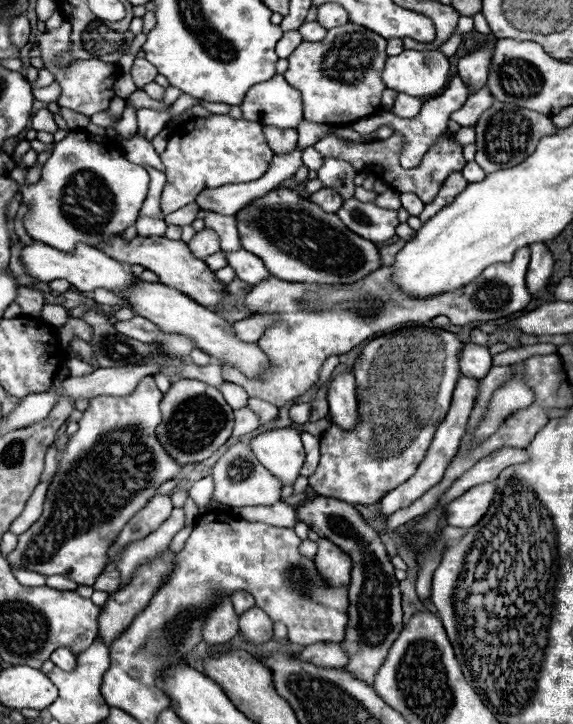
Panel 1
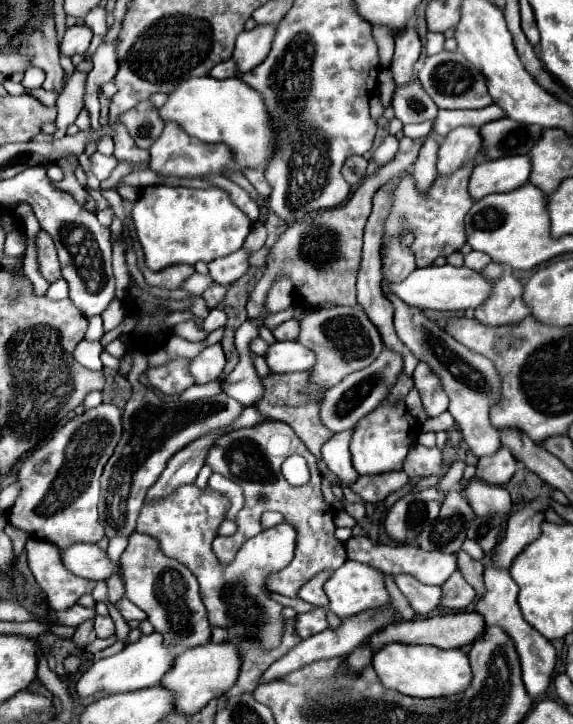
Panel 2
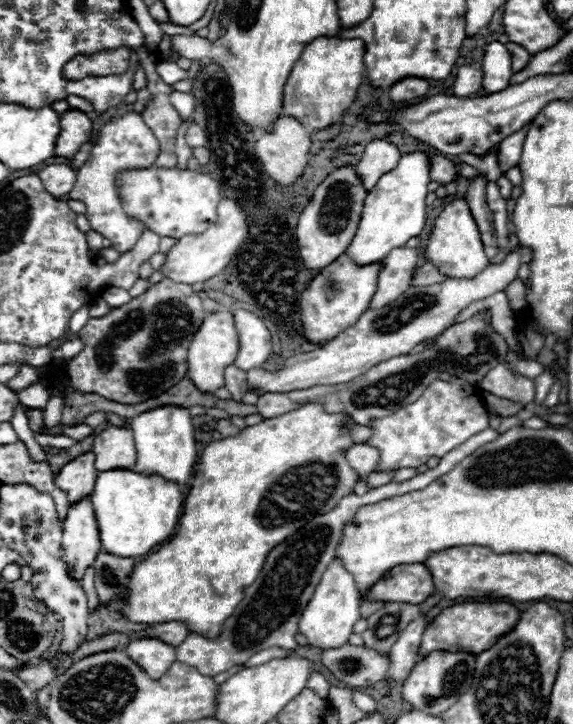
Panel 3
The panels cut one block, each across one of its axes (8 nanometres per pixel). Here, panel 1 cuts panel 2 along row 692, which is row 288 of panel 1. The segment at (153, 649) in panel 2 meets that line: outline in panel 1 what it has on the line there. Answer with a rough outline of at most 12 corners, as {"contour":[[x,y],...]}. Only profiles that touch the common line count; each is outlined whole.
{"contour":[[22,244],[34,280],[64,278],[80,292],[134,284],[128,266],[76,244]]}

